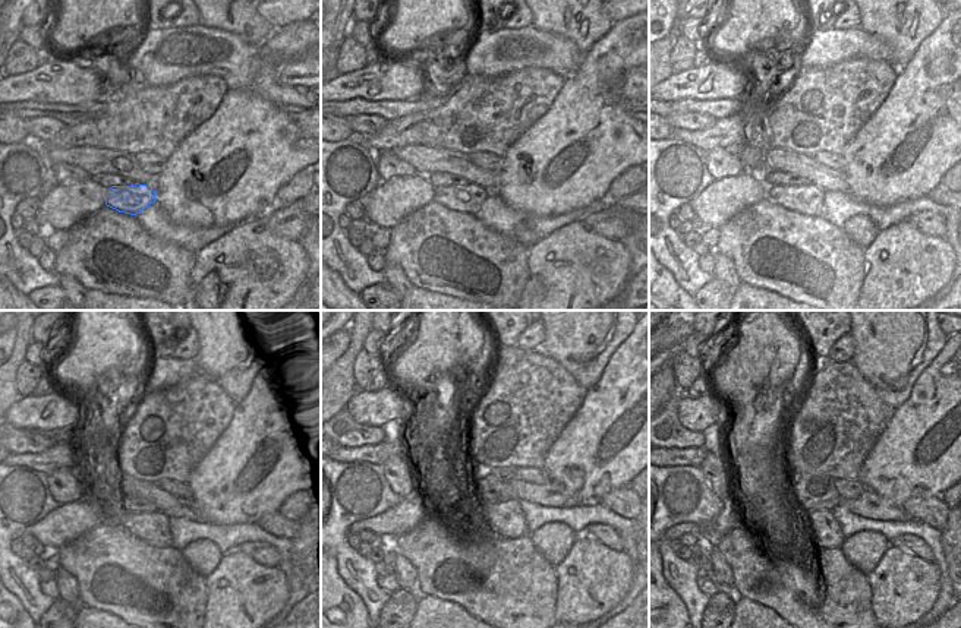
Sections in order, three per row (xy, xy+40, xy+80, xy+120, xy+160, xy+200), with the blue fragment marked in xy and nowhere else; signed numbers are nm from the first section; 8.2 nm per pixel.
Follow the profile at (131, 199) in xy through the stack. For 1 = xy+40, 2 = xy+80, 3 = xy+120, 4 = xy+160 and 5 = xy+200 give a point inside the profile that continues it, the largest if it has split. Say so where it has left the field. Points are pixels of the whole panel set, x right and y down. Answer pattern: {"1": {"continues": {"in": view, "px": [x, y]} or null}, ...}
{"1": {"continues": {"in": "xy+40", "px": [468, 199]}}, "2": {"continues": {"in": "xy+80", "px": [807, 199]}}, "3": {"continues": {"in": "xy+120", "px": [153, 527]}}, "4": {"continues": {"in": "xy+160", "px": [504, 520]}}, "5": {"continues": {"in": "xy+200", "px": [826, 533]}}}

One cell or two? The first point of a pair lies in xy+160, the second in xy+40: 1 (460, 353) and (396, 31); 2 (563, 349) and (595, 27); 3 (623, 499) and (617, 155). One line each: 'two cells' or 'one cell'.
1: one cell
2: one cell
3: two cells

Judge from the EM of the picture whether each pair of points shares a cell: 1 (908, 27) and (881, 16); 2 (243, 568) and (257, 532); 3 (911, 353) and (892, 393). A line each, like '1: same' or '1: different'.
1: same
2: different
3: same

